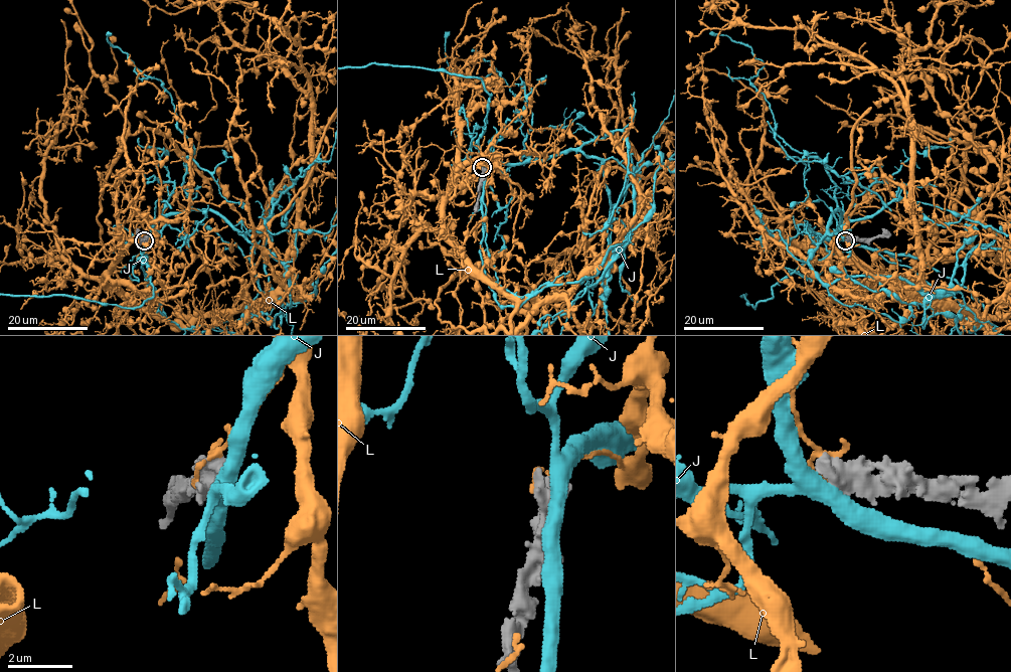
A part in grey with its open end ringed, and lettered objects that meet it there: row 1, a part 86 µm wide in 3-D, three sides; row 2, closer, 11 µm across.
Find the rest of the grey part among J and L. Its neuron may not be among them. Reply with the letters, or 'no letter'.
no letter

